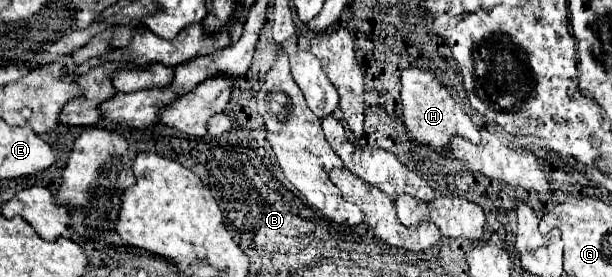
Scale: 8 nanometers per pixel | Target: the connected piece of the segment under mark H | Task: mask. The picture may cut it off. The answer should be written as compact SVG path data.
M411 67L401 73L401 103L403 103L403 123L409 139L417 145L429 147L433 153L443 153L451 137L465 137L471 143L479 143L479 127L469 119L463 107L451 97L449 89L441 85L441 81L423 69Z

